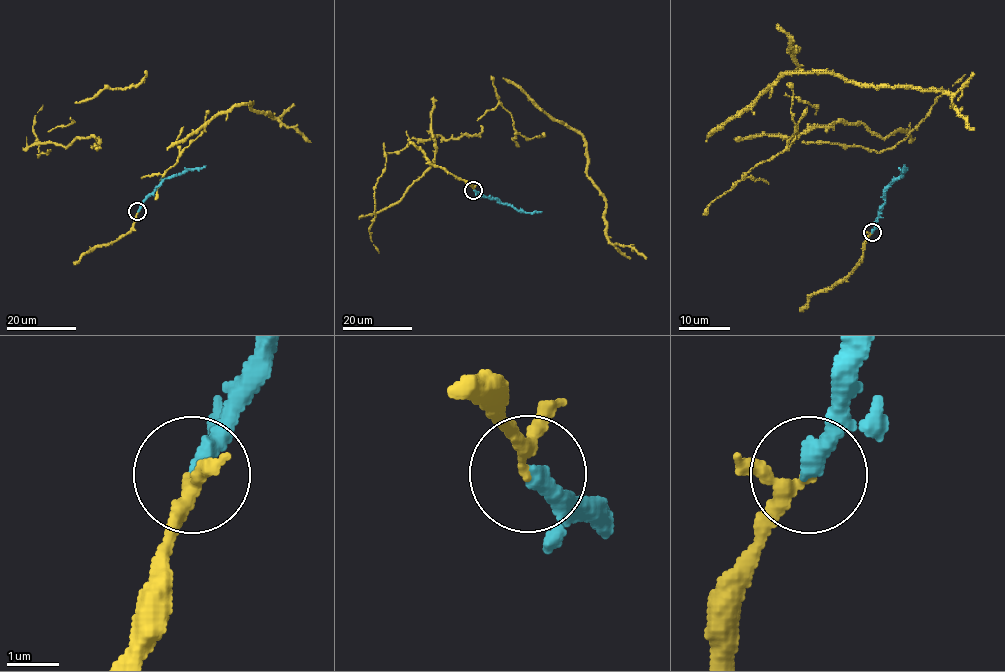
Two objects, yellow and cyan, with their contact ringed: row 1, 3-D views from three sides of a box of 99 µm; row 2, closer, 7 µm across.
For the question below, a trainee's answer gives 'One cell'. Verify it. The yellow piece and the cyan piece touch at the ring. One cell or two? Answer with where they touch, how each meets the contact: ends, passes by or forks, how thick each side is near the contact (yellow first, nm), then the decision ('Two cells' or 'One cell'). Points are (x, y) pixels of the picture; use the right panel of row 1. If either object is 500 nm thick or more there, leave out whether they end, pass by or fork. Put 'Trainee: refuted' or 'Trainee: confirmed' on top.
Trainee: confirmed
Place: (872, 232). At the ring yellow passes by. At the ring cyan ends. Thickness 200 nm (yellow) against 360 nm. One cell

